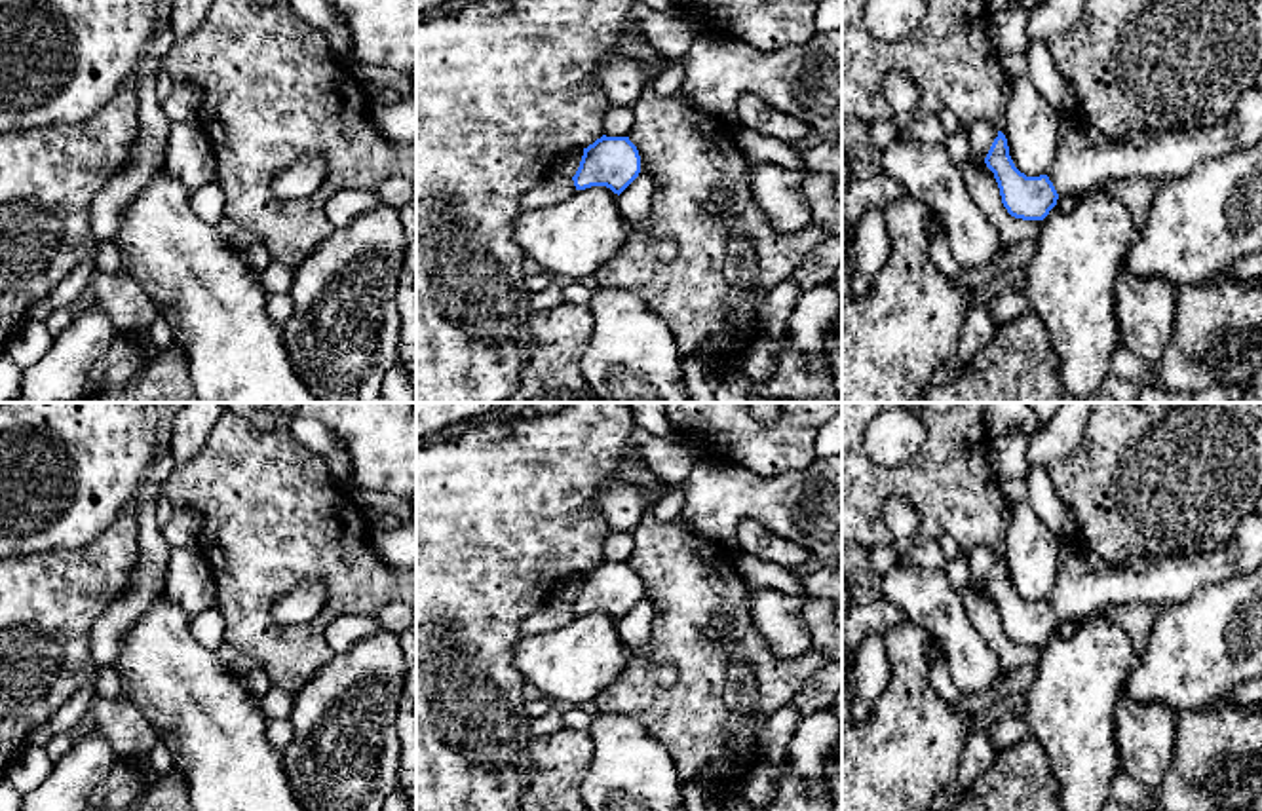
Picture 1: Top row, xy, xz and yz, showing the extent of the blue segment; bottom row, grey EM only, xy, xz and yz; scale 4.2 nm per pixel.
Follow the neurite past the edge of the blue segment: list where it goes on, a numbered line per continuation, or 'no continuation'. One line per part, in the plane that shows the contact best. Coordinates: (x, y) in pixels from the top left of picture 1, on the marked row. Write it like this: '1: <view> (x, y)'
1: yz (1086, 158)

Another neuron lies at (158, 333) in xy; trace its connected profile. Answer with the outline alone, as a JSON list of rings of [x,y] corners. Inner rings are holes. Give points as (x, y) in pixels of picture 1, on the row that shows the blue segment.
[[[160,315],[148,325],[144,334],[158,349],[169,349],[175,344],[171,327]]]

